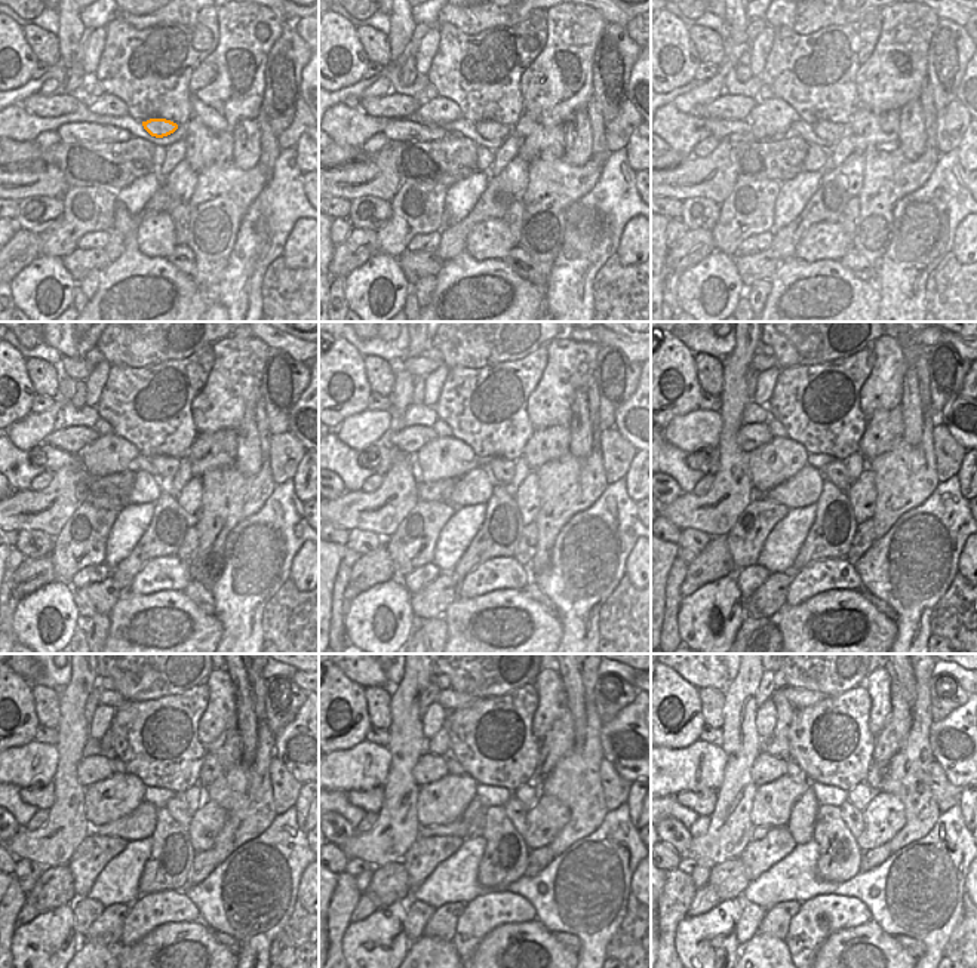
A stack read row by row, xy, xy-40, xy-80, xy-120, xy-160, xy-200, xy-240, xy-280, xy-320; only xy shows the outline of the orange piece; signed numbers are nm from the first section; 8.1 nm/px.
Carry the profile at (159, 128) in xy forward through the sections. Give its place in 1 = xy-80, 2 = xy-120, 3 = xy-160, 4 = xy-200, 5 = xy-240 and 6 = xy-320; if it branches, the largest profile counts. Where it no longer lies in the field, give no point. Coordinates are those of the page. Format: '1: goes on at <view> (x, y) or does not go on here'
1: goes on at xy-80 (828, 131)
2: goes on at xy-120 (166, 467)
3: goes on at xy-160 (501, 470)
4: goes on at xy-200 (835, 472)
5: goes on at xy-240 (177, 807)
6: goes on at xy-320 (853, 819)

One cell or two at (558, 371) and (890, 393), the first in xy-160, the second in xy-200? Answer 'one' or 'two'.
one

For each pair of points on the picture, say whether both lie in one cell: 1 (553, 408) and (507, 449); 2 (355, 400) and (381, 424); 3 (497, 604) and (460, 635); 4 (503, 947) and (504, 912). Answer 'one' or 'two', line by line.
1: two
2: two
3: one
4: two

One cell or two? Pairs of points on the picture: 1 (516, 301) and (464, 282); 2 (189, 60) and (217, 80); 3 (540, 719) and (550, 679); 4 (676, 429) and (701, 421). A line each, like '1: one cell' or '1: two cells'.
1: one cell
2: two cells
3: one cell
4: one cell

